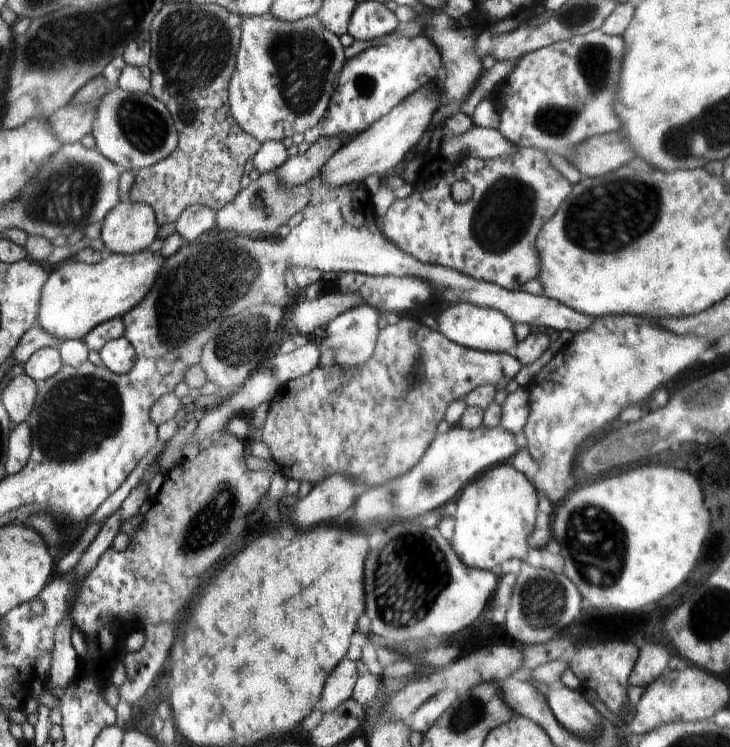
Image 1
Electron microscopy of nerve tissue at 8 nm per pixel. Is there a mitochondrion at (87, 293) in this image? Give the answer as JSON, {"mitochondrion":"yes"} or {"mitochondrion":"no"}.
{"mitochondrion":"no"}

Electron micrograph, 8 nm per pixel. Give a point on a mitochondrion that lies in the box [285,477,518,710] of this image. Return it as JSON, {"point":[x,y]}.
{"point":[409,572]}

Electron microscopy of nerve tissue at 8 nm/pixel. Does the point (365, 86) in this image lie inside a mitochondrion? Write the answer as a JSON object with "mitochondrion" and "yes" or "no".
{"mitochondrion":"yes"}

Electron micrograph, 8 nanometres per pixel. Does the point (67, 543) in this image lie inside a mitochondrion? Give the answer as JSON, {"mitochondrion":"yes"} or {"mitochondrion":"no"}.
{"mitochondrion":"no"}

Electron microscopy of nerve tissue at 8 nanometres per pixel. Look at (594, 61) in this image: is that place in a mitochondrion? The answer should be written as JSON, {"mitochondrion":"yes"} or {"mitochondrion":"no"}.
{"mitochondrion":"yes"}

